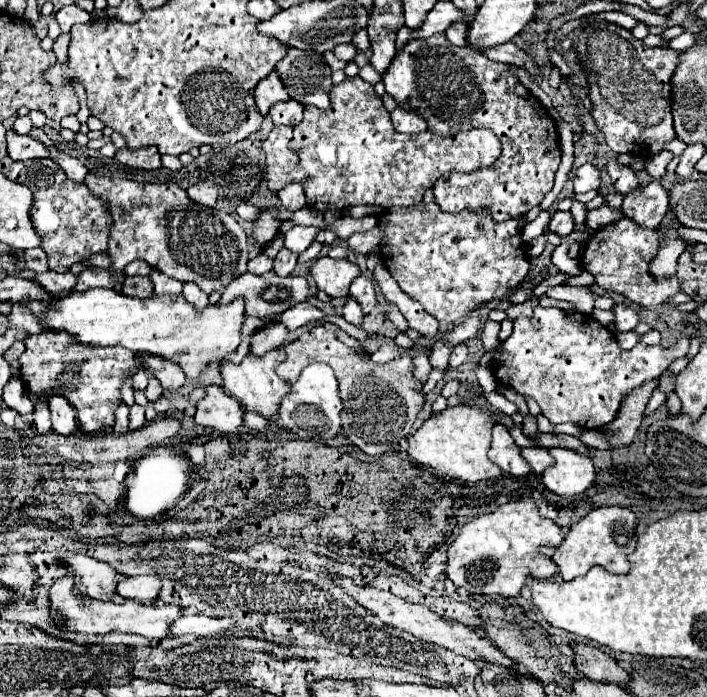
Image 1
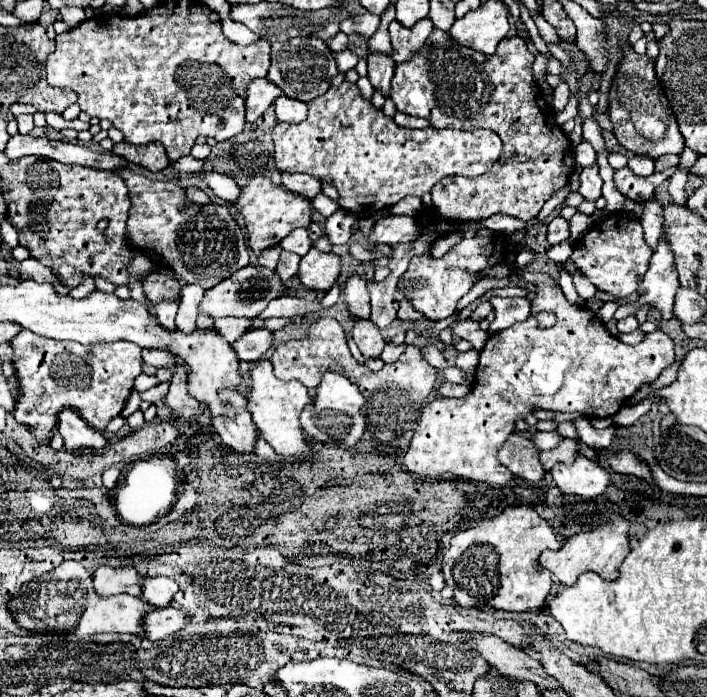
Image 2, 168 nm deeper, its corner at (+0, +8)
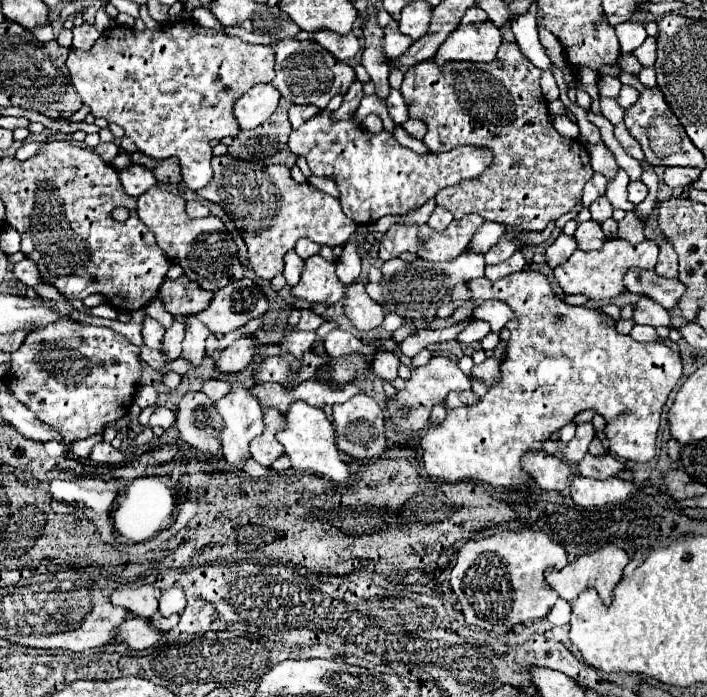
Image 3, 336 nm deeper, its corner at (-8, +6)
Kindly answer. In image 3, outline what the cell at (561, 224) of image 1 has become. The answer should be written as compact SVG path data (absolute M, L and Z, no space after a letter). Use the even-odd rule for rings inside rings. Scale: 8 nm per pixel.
M563 232L559 234L559 238L547 248L545 252L545 262L549 268L557 268L559 264L563 264L577 248L577 242L573 236L565 236Z

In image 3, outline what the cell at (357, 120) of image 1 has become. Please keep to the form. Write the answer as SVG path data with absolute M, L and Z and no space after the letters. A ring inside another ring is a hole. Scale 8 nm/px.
M319 112L289 136L289 148L303 156L313 176L339 182L339 204L355 224L373 224L387 214L407 214L421 208L441 188L483 174L493 154L485 148L459 146L443 154L415 154L401 146L391 134L369 134L351 120L333 122L331 114Z

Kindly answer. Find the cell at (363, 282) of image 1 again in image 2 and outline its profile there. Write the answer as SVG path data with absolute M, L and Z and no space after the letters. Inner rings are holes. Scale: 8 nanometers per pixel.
M351 276L345 284L345 304L353 316L369 318L371 304L369 304L369 288L367 280L361 276Z

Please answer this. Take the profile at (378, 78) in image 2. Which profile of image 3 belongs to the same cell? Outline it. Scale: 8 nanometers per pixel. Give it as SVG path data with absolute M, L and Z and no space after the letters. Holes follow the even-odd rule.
M391 90L389 98L387 98L387 110L389 110L389 116L393 118L393 122L397 126L403 126L407 120L409 120L409 112L407 112L407 104L401 96L399 90Z

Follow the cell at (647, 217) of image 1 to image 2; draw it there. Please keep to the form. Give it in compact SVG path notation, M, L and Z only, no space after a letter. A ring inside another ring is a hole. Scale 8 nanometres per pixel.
M657 200L643 202L643 212L639 216L639 222L645 230L645 240L655 250L657 240L661 238L661 226L663 226L663 206Z

